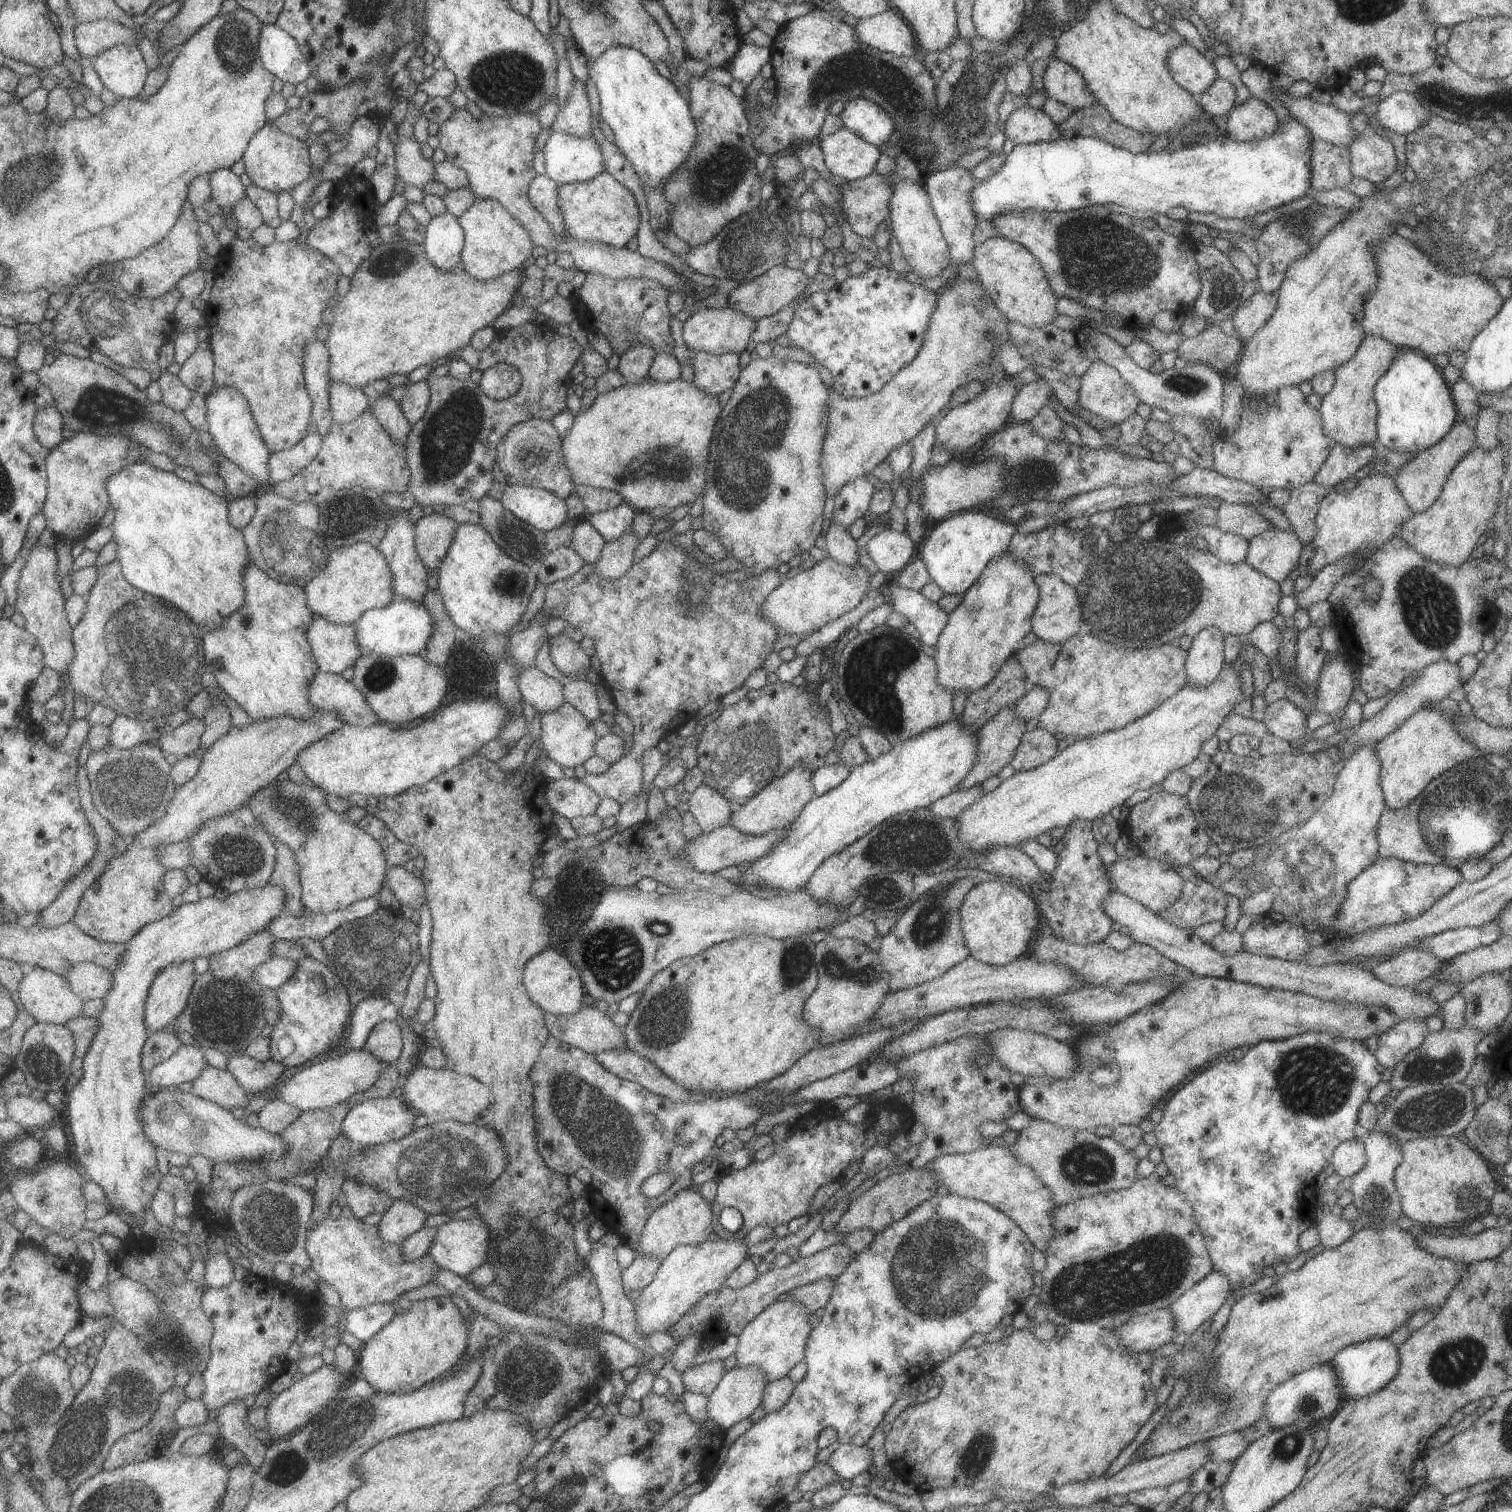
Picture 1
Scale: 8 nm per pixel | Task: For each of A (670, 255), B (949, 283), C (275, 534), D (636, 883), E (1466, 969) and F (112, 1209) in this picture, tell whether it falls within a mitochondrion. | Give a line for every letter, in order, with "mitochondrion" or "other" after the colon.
A: other
B: other
C: mitochondrion
D: other
E: other
F: other

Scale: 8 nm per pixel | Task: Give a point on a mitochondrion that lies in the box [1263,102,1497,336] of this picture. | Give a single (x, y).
(1447, 238)

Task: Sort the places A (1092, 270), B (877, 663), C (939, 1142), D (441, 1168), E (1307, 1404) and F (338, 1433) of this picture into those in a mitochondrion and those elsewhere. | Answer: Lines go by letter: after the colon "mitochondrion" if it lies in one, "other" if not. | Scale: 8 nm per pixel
A: mitochondrion
B: mitochondrion
C: other
D: mitochondrion
E: mitochondrion
F: mitochondrion

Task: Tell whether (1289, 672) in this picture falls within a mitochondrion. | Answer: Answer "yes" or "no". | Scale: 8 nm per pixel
no

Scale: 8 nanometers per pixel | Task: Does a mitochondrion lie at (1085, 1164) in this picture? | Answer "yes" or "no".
yes

